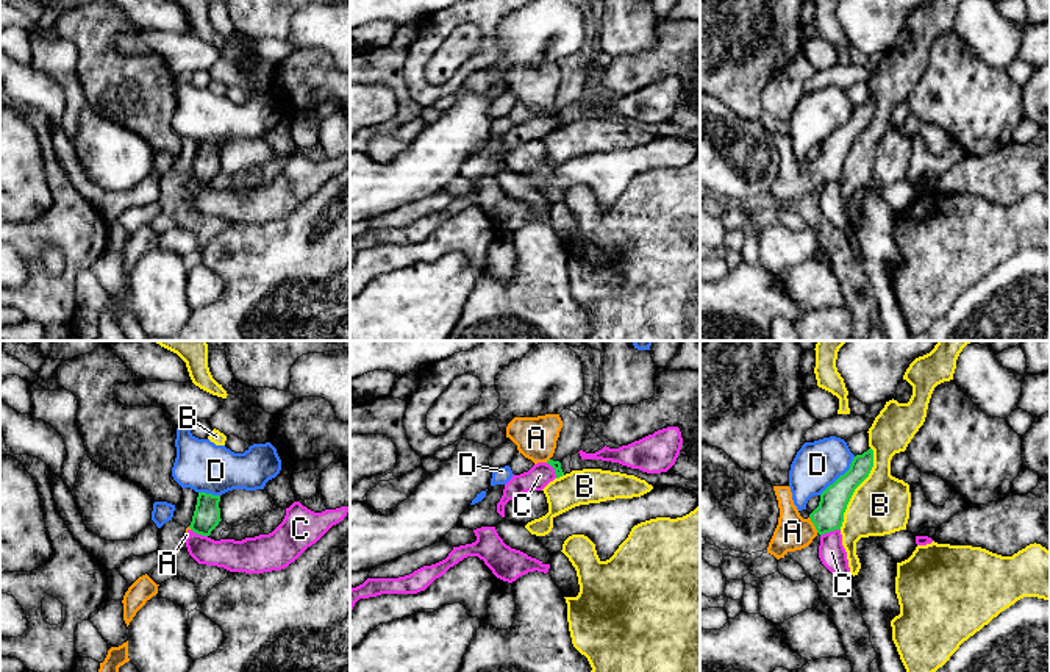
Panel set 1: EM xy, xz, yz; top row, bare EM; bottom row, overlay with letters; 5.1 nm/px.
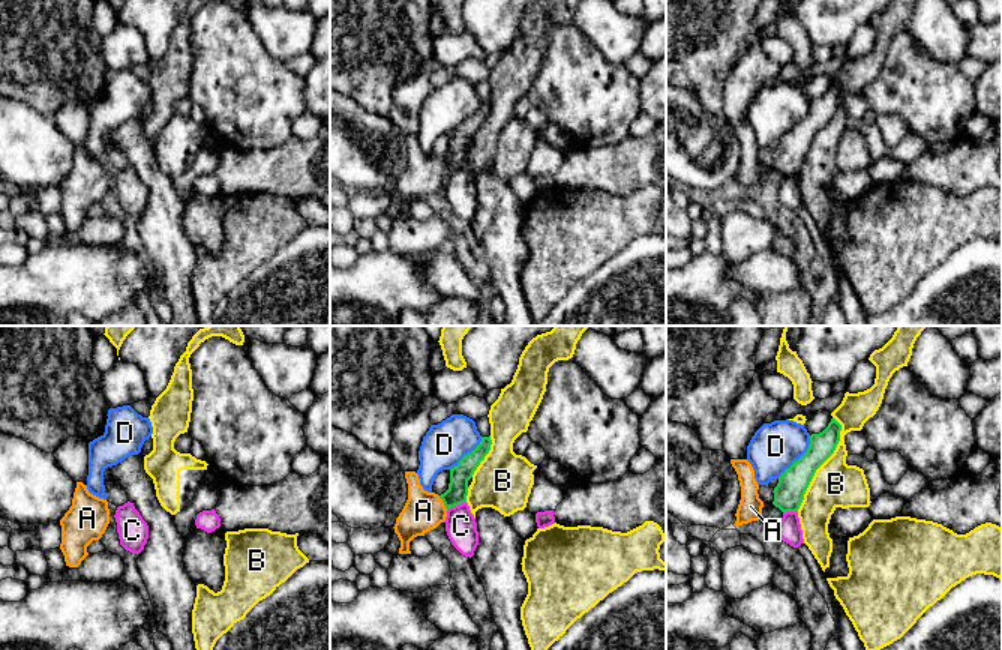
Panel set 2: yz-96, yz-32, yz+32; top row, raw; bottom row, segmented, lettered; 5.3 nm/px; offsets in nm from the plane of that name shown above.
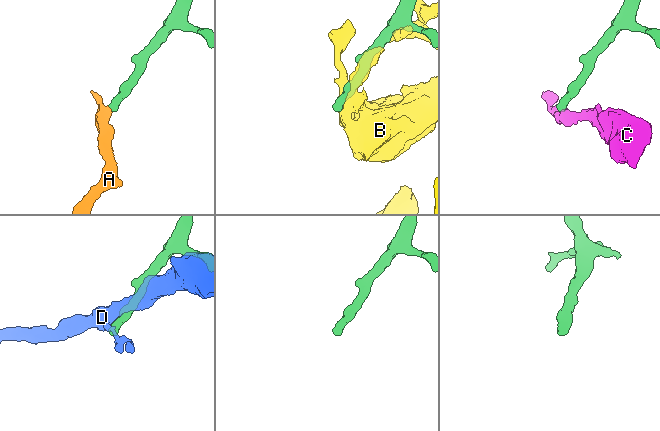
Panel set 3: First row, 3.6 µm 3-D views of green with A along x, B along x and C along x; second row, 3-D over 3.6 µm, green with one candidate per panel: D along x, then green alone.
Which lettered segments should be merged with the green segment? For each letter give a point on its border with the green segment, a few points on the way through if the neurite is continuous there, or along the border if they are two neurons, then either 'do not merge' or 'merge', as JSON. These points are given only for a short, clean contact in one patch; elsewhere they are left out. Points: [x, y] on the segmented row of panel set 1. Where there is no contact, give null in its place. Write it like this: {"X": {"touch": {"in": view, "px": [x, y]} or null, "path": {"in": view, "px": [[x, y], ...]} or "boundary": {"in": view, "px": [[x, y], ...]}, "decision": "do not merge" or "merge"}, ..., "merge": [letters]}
{"A": {"touch": {"in": "yz", "px": [814, 525]}, "path": {"in": "yz", "px": [[828, 516], [814, 525], [802, 532], [792, 532]]}, "decision": "merge"}, "B": {"touch": {"in": "yz", "px": [857, 486]}, "decision": "do not merge"}, "C": {"touch": {"in": "yz", "px": [830, 530]}, "boundary": {"in": "yz", "px": [[839, 529], [825, 532], [821, 536]]}, "decision": "do not merge"}, "D": {"touch": {"in": "yz", "px": [841, 475]}, "boundary": {"in": "yz", "px": [[855, 457], [850, 466], [819, 494]]}, "decision": "do not merge"}, "merge": ["A"]}

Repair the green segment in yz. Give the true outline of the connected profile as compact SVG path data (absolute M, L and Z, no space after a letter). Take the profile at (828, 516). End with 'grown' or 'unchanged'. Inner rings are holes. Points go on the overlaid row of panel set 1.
M873 450L856 455L850 469L830 484L822 494L819 506L803 519L794 505L789 486L773 486L780 517L767 553L777 559L784 558L788 552L808 547L817 534L841 530L844 513L855 489L869 477L873 467Z; grown

